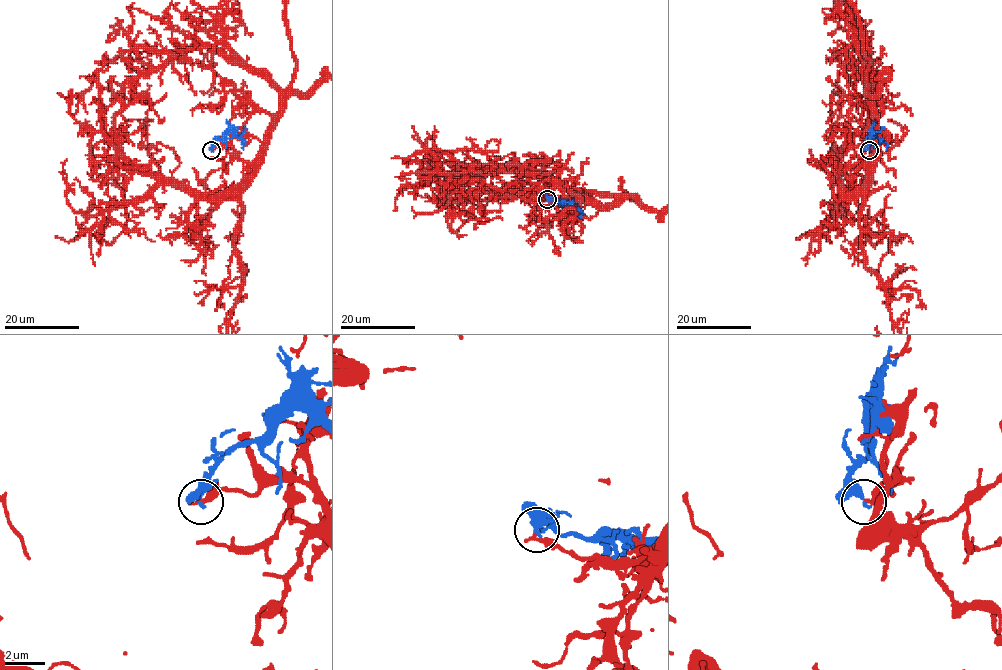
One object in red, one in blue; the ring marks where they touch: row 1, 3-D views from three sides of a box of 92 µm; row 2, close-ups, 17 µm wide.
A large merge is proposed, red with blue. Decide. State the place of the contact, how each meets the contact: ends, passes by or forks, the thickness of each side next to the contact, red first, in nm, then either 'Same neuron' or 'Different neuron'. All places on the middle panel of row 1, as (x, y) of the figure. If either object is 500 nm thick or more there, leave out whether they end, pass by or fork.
Place: (547, 199). At the ring red ends. At the ring blue ends. Thickness 240 nm (red) against 400 nm. Different neuron

